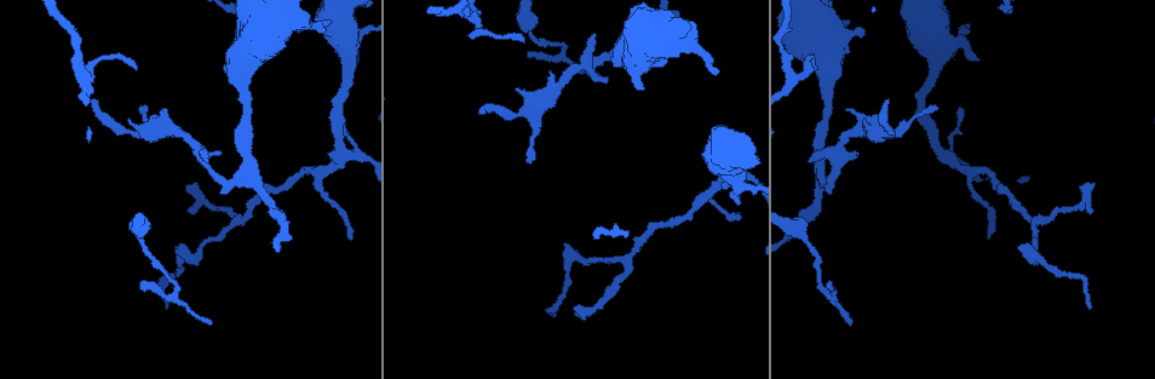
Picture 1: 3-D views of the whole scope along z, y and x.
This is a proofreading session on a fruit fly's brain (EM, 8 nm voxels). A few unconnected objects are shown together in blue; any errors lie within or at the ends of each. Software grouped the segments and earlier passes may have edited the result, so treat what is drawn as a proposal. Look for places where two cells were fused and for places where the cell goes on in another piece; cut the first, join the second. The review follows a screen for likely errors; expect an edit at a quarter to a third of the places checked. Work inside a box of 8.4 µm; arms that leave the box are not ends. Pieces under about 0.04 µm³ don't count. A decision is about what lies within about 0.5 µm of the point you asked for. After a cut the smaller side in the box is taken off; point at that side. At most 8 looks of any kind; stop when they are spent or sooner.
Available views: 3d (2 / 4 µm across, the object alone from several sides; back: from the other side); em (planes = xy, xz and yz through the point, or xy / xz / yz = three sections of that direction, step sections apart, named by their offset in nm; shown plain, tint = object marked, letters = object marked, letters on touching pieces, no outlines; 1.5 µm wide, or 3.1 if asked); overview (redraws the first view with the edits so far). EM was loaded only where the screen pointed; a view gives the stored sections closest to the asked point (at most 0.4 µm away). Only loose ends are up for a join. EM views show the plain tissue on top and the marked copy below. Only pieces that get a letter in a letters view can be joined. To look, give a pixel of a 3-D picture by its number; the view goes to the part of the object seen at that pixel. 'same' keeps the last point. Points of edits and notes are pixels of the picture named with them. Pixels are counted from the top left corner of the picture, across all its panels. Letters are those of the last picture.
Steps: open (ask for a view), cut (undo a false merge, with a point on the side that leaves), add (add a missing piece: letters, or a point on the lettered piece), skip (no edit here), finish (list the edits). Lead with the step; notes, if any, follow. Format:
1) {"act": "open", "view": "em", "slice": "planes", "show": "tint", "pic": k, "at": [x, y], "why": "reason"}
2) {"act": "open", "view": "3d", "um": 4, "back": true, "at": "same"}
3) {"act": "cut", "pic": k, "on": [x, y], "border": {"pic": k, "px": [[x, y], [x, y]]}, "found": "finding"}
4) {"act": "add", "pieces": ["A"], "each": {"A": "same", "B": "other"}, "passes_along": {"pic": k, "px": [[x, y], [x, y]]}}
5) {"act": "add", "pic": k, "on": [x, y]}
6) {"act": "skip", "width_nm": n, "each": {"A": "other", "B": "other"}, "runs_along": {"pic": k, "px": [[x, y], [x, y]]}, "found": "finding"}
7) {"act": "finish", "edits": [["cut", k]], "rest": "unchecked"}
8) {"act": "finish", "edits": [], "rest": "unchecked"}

{"act": "open", "view": "3d", "um": 2, "pic": 1, "at": [888, 100], "why": "thin end"}

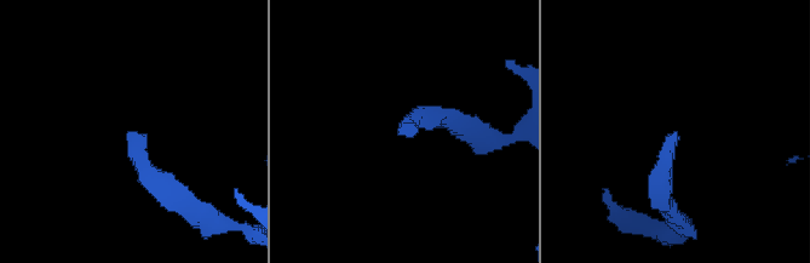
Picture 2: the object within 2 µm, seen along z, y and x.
{"act": "open", "view": "em", "slice": "planes", "show": "tint", "pic": 2, "at": [677, 135], "why": "now the EM"}

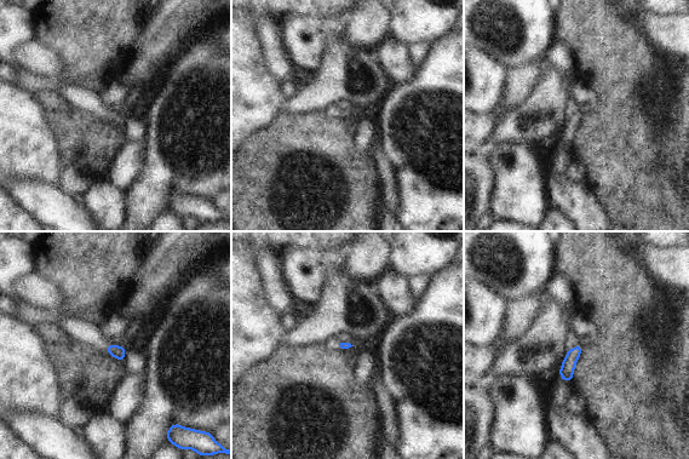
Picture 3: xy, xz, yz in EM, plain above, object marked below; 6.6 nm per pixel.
{"act": "open", "view": "em", "slice": "planes", "show": "letters", "at": "same"}

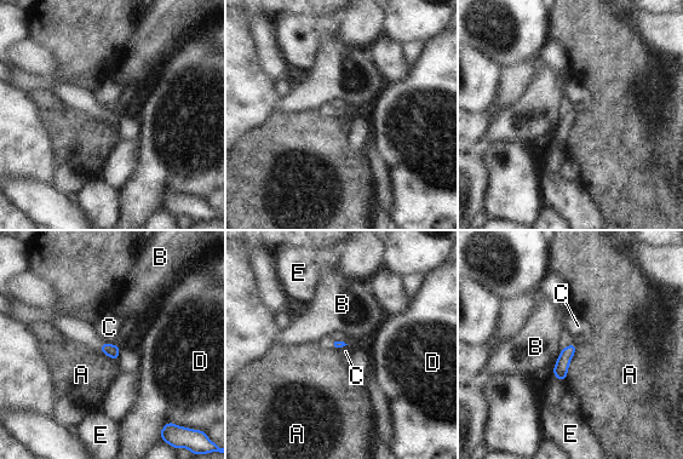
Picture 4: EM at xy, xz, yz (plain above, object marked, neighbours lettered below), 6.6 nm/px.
{"act": "skip", "each": {"A": "other", "B": "other", "C": "other", "D": "other", "E": "other"}, "border": {"pic": 4, "px": [[105, 342], [119, 345]]}, "found": "no lettered piece goes on from it"}

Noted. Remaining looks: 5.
{"act": "open", "view": "3d", "um": 4, "pic": 1, "at": [591, 36], "why": "branch stops here"}

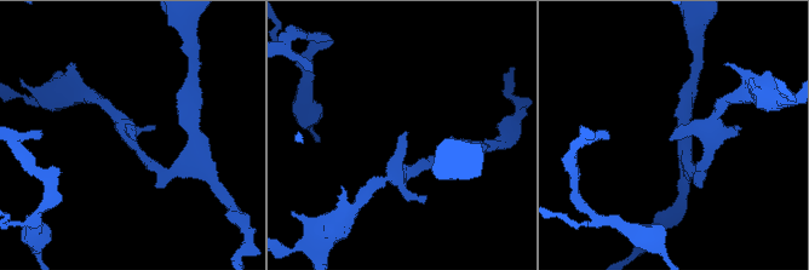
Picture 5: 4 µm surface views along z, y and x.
{"act": "open", "view": "em", "slice": "planes", "show": "letters", "pic": 5, "at": [405, 132], "why": "shape alone is not enough"}

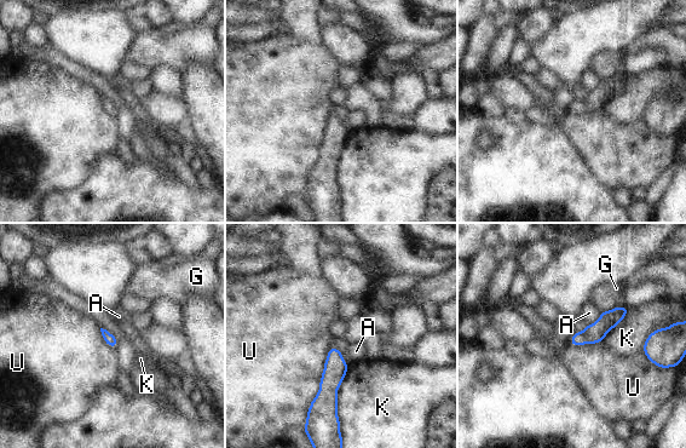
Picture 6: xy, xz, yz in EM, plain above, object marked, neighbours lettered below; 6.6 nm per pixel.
{"act": "skip", "longest_contact_nm": ["U", 480], "each": {"A": "other", "G": "other", "K": "other", "U": "other"}, "border": {"pic": 6, "px": [[330, 346], [320, 390], [306, 414]]}, "found": "none of them fits"}

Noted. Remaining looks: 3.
{"act": "open", "view": "3d", "um": 2, "pic": 1, "at": [976, 59], "why": "an open end"}

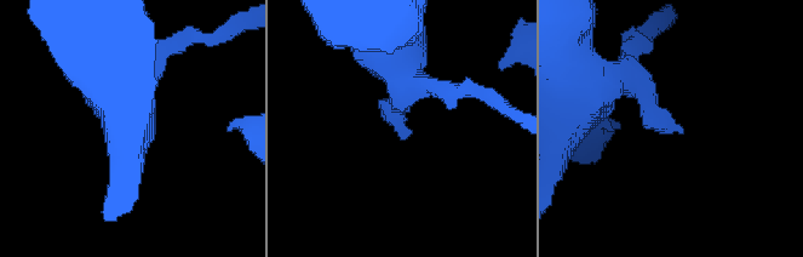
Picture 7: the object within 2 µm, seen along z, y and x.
{"act": "open", "view": "em", "slice": "yz", "step": 4, "show": "letters", "pic": 7, "at": [408, 135], "why": "now the EM"}

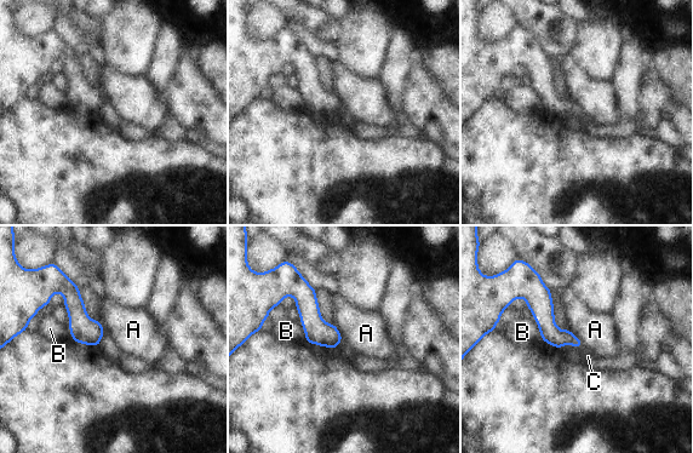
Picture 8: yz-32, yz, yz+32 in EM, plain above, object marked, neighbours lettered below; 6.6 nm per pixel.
{"act": "open", "view": "em", "slice": "planes", "show": "letters", "at": "same", "why": "cut it another way"}

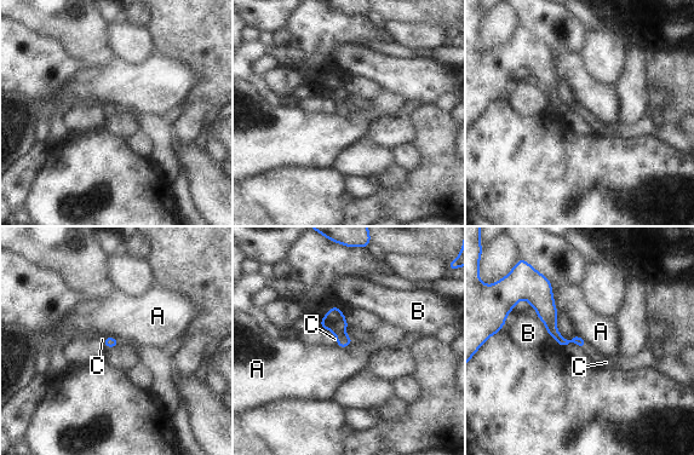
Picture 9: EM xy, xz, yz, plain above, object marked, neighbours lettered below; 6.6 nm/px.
{"act": "add", "pieces": ["C"], "each": {"A": "other", "B": "other", "C": "same"}, "passes_along": {"pic": 9, "px": [[552, 330], [585, 346], [606, 362]]}, "found": "the cell continues"}

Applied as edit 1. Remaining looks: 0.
{"act": "finish", "edits": [["add", 9]], "rest": "unchecked"}

